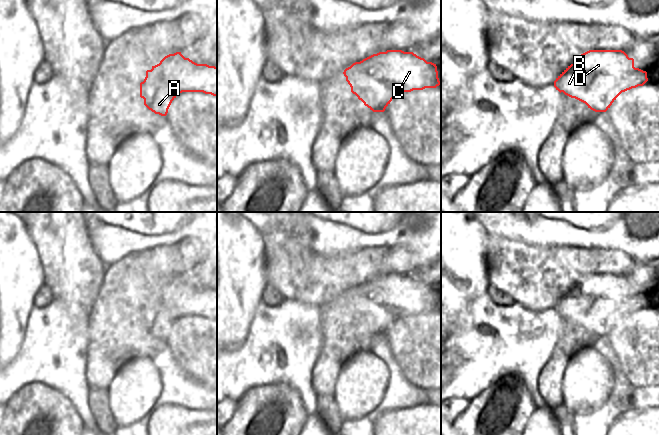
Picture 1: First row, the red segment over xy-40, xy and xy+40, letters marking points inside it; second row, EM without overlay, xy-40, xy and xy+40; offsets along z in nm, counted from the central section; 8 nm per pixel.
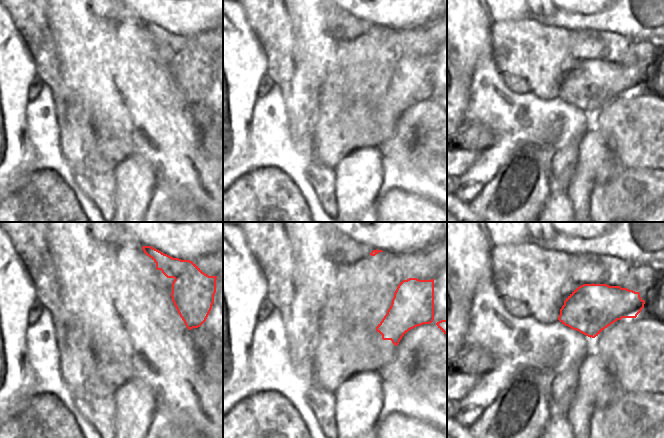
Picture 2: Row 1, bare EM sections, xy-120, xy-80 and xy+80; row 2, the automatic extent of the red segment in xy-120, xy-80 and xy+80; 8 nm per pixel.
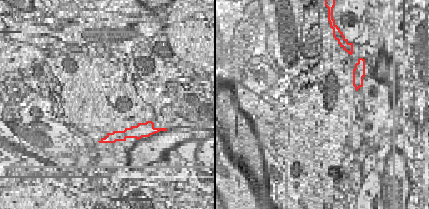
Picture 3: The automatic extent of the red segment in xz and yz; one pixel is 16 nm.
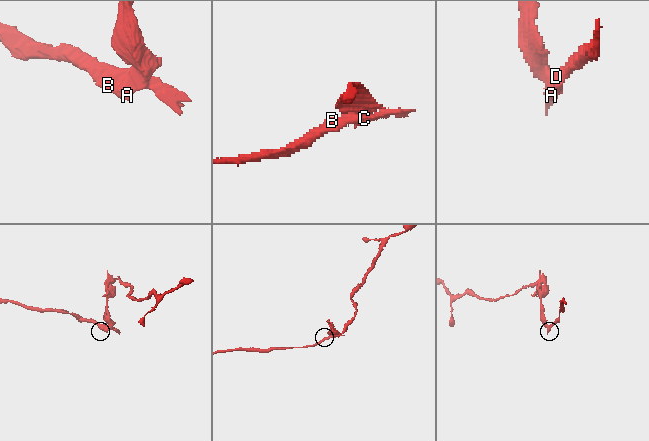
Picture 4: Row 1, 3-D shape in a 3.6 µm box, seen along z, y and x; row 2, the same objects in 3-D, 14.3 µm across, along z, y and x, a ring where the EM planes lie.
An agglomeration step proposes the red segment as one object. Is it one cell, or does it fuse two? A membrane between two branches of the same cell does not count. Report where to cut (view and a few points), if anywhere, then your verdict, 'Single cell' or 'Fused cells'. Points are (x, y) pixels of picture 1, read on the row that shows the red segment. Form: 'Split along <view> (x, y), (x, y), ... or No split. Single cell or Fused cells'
Split along xy+40 (617, 82), (608, 76), (593, 76), (586, 83), (585, 103). Fused cells.

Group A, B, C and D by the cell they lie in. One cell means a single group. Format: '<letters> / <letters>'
A / B C D

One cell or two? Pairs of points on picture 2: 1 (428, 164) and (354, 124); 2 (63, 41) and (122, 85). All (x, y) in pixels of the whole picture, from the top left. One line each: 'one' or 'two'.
1: two
2: one

